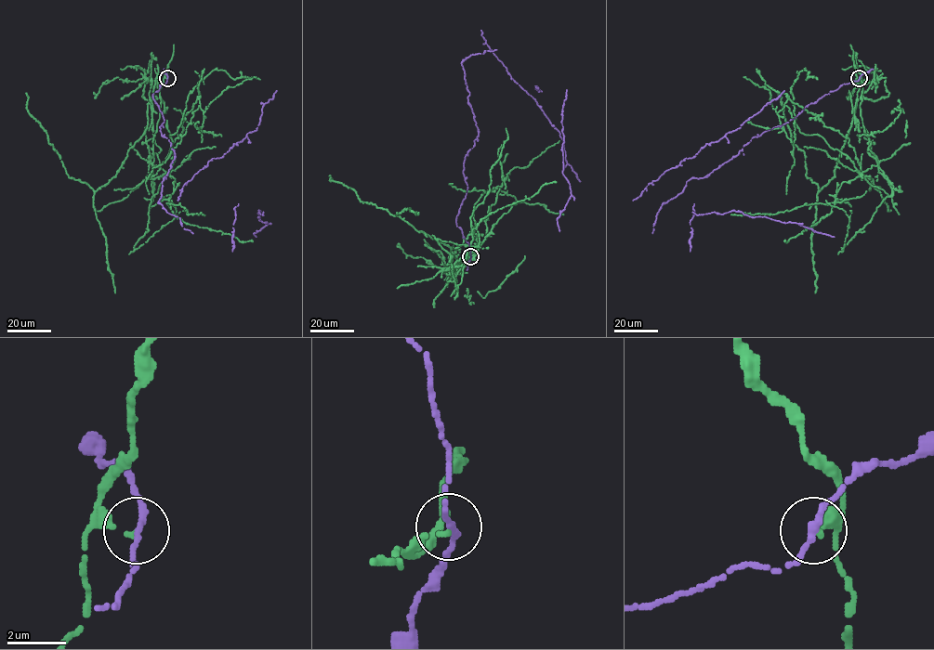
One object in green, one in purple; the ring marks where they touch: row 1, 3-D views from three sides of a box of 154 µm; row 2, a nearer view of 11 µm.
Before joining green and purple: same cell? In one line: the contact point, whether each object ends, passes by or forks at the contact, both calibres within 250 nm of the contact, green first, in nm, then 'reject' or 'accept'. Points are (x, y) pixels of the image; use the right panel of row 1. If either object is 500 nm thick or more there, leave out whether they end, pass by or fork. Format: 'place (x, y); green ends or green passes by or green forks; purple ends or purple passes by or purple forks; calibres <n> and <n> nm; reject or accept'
place (859, 78); green ends; purple passes by; calibres 140 and 240 nm; reject

